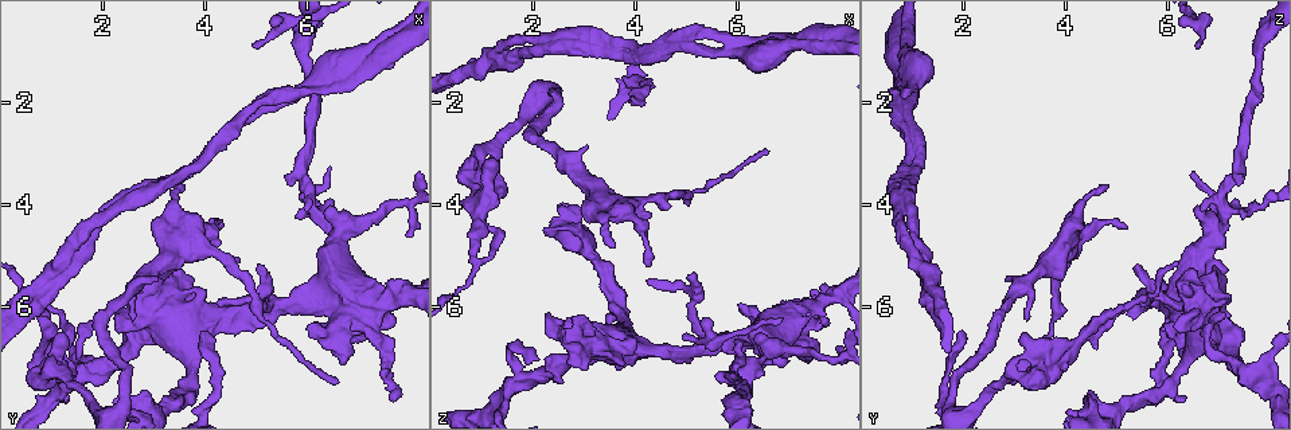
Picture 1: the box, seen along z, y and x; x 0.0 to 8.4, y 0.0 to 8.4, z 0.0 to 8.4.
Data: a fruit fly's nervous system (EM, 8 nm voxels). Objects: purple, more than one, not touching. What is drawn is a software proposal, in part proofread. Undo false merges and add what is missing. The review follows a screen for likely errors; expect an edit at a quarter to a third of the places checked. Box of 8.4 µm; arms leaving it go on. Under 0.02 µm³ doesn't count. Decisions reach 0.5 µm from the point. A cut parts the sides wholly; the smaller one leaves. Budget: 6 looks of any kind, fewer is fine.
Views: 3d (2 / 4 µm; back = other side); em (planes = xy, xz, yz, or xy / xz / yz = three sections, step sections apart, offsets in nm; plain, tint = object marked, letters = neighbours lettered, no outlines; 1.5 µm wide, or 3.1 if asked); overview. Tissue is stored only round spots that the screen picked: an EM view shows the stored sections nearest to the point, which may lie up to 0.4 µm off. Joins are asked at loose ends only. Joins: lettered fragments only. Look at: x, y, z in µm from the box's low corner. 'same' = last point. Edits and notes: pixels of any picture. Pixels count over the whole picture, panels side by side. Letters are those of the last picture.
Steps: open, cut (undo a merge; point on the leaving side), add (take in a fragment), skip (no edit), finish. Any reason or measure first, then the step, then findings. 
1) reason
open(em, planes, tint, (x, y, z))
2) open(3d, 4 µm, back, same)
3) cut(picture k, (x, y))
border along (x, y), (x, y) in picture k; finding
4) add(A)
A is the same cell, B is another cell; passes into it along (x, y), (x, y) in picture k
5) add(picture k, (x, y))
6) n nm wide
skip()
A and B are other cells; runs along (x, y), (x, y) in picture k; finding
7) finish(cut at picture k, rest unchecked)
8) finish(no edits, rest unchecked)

thick turns thin
open(em, xz, step 4, tint, (6.50, 4.55, 6.90))

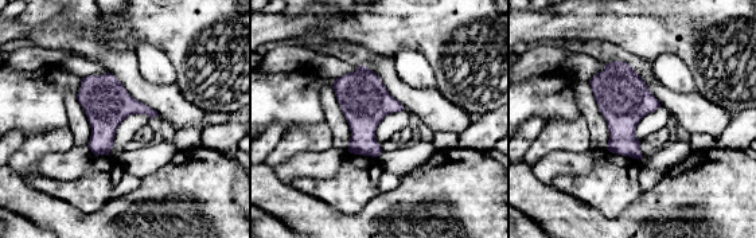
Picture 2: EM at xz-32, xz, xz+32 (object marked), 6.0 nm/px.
open(em, planes, letters, same)

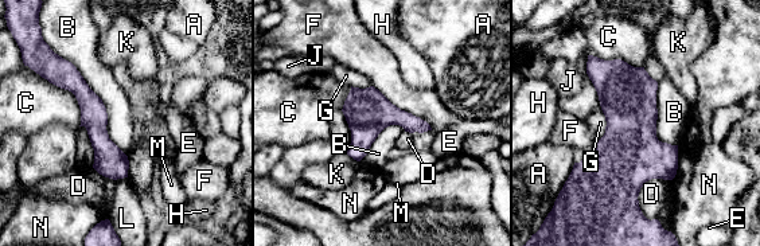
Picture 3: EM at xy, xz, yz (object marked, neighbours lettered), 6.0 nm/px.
160 nm wide; B touches over 750 nm
skip()
A, B, C, D, E, F, G, H, J, K, L, M and N are other cells; all the same neuron

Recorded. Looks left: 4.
an open end
open(em, planes, letters, (1.35, 6.25, 4.75))

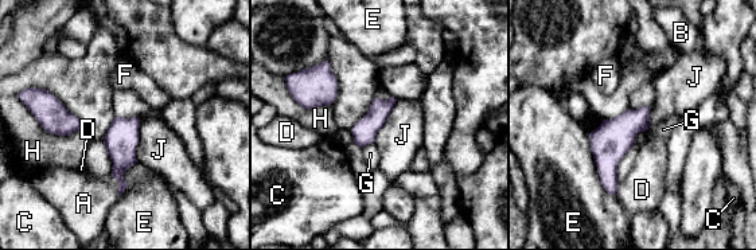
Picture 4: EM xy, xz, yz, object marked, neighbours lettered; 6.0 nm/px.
E touches over 320 nm
skip()
A, B, C, D, E, F, G, H and J are other cells; border along (650, 106), (649, 127), (632, 145) in picture 4; none of them fits

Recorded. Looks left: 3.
free end
open(3d, 4 µm, (3.55, 3.55, 4.80))

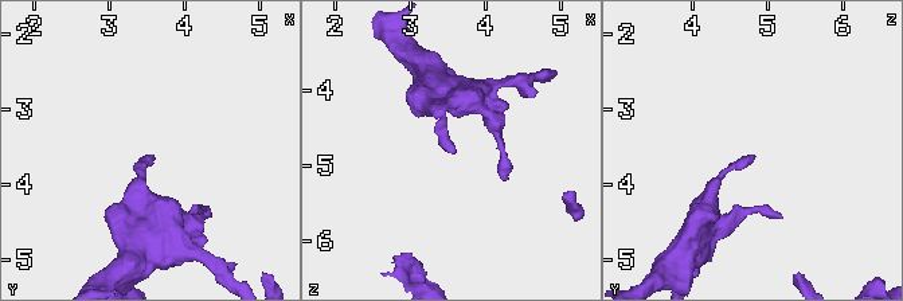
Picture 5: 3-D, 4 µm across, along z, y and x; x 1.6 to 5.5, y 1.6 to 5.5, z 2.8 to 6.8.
shape alone is not enough
open(em, planes, letters, (3.55, 3.65, 4.85))

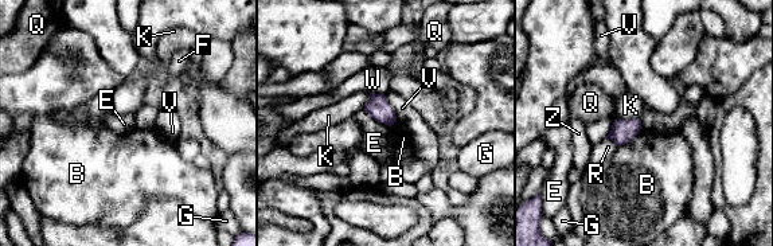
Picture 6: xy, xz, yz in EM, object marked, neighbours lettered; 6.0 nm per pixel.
140 nm wide
skip()
B, E, F, G, K, Q, R, V, W and Z are other cells; border along (363, 108), (375, 120), (390, 127) in picture 6; no lettered fragment goes on from it

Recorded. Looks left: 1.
finish(no edits, rest unchecked)

